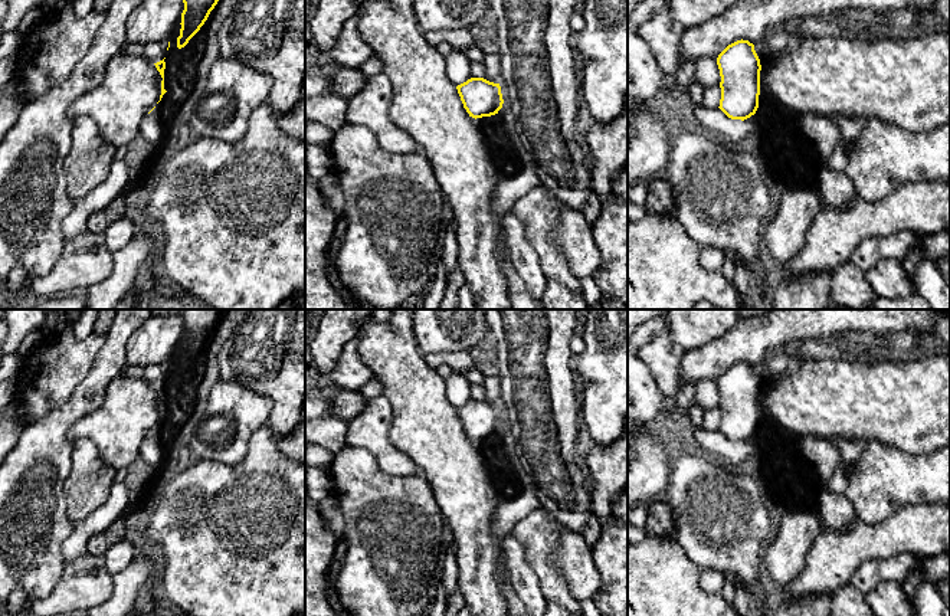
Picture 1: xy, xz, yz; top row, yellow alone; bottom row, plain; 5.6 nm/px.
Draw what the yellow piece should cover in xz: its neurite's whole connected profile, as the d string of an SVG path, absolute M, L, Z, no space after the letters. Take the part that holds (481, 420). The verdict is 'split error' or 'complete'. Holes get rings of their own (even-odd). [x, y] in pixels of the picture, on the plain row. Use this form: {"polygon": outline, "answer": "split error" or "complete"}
{"polygon": "M471 400L456 409L463 430L472 440L491 439L502 430L504 422L499 406L484 400Z", "answer": "complete"}

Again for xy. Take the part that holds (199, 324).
{"polygon": "M181 309L184 332L177 370L184 370L200 353L217 324L227 318L222 309Z", "answer": "complete"}

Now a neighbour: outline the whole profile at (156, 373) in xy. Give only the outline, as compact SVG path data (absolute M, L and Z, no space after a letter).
M166 364L145 366L142 367L142 377L153 386L157 386L166 380L167 370L168 370L168 366Z

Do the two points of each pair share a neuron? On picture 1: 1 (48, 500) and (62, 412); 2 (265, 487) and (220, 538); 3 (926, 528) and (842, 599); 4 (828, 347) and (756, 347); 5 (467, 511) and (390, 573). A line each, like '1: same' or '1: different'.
1: same
2: same
3: different
4: different
5: different

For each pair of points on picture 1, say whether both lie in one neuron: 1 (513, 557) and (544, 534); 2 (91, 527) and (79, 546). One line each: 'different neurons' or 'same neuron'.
1: different neurons
2: same neuron

